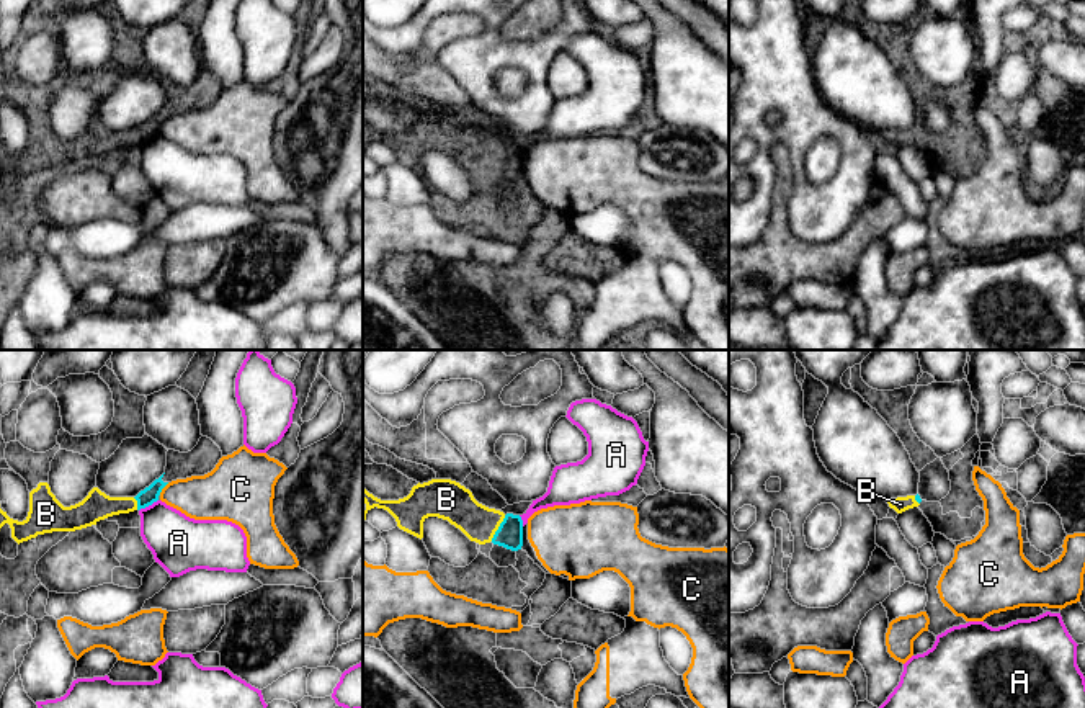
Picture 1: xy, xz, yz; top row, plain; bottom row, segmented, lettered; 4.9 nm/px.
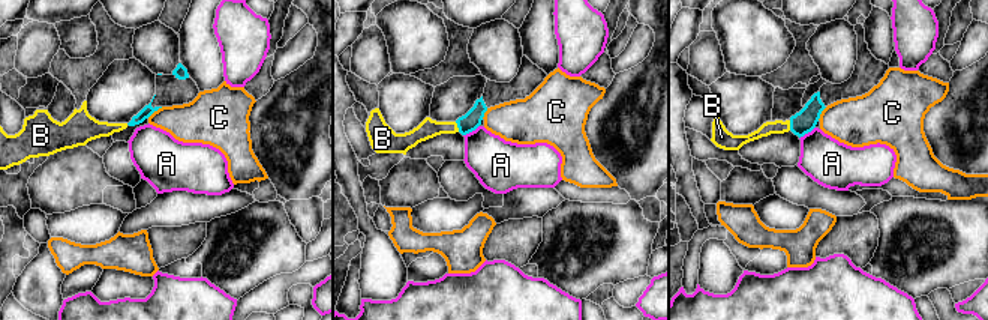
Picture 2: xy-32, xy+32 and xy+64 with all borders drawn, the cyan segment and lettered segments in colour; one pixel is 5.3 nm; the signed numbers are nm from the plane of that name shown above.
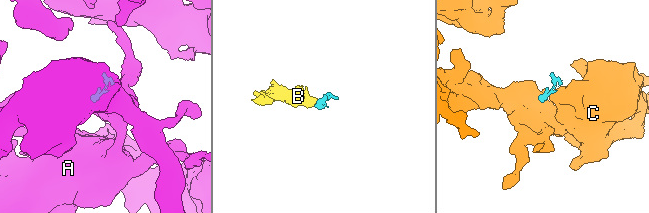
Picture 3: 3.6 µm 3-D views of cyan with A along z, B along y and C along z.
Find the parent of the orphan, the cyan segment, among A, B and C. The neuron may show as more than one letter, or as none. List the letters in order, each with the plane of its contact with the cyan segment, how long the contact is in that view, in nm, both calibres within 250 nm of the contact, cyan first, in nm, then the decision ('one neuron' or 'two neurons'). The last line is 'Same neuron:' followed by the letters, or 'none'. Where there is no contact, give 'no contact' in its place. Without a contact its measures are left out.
A: meets cyan in xy; contact 110 nm long; 90 nm thick on the cyan side, 280 nm on the other; two neurons
B: meets cyan in xz; contact 150 nm long; 130 nm thick on the cyan side, 190 nm on the other; one neuron
C: meets cyan in xy; contact 80 nm long; 90 nm thick on the cyan side, 220 nm on the other; two neurons
Same neuron: B

